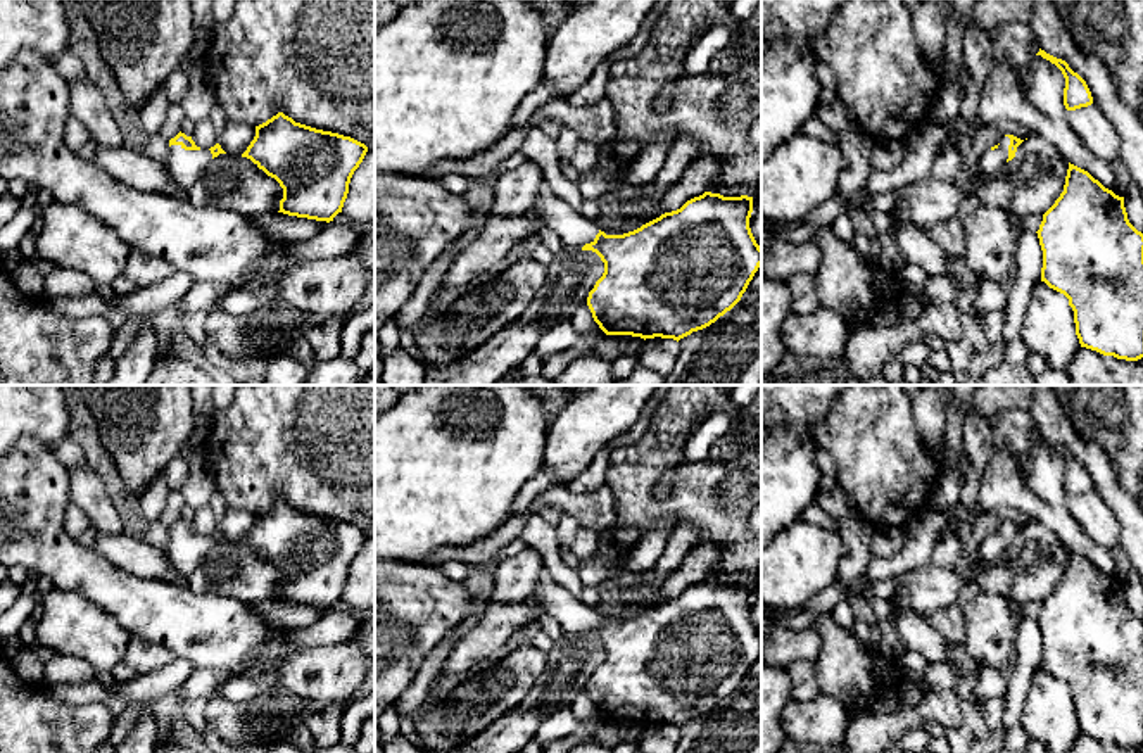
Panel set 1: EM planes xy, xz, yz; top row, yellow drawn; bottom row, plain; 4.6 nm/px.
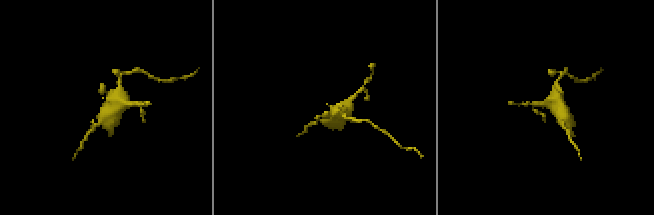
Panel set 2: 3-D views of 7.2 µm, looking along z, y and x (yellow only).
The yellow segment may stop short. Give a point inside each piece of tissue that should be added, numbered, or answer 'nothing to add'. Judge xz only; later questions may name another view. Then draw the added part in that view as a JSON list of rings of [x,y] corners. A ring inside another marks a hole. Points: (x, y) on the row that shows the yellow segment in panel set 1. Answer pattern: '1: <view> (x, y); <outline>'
1: xz (574, 230); [[[547,181],[540,185],[534,206],[542,211],[547,228],[558,233],[561,245],[572,252],[582,250],[599,233],[594,219],[585,218],[580,211],[559,199]]]

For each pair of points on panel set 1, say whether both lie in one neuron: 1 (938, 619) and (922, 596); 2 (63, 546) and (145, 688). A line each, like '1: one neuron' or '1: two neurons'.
1: two neurons
2: two neurons

